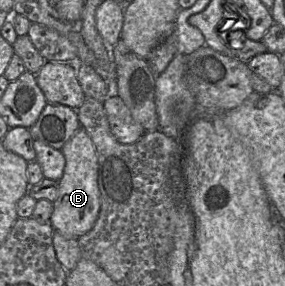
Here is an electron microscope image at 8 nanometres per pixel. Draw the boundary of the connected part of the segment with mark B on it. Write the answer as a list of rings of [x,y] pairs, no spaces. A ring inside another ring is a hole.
[[[80,127],[60,149],[65,156],[62,178],[58,181],[58,196],[53,203],[50,224],[54,231],[66,238],[76,238],[90,231],[100,211],[98,186],[98,157],[95,145],[88,132]]]

